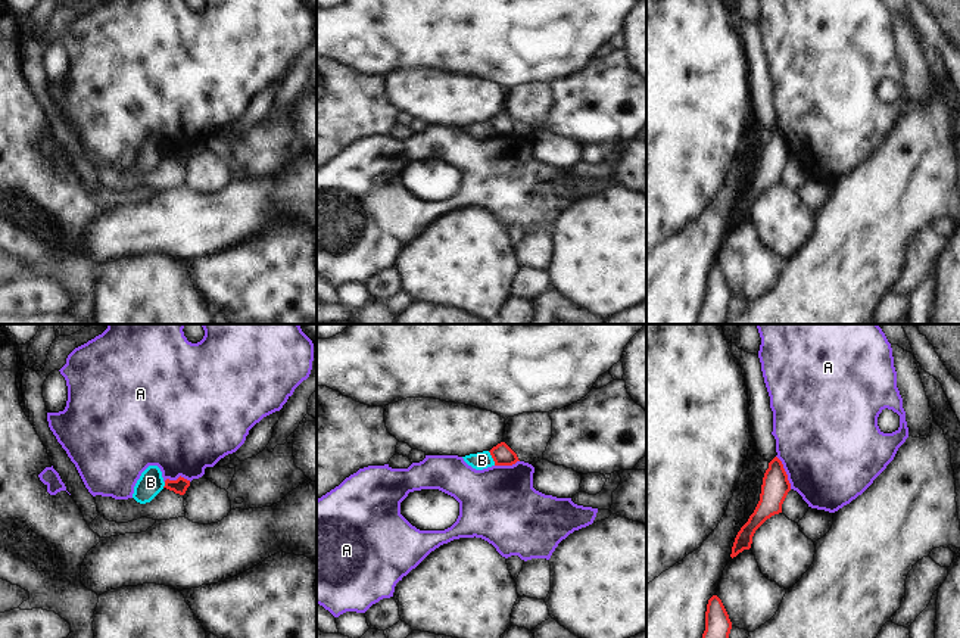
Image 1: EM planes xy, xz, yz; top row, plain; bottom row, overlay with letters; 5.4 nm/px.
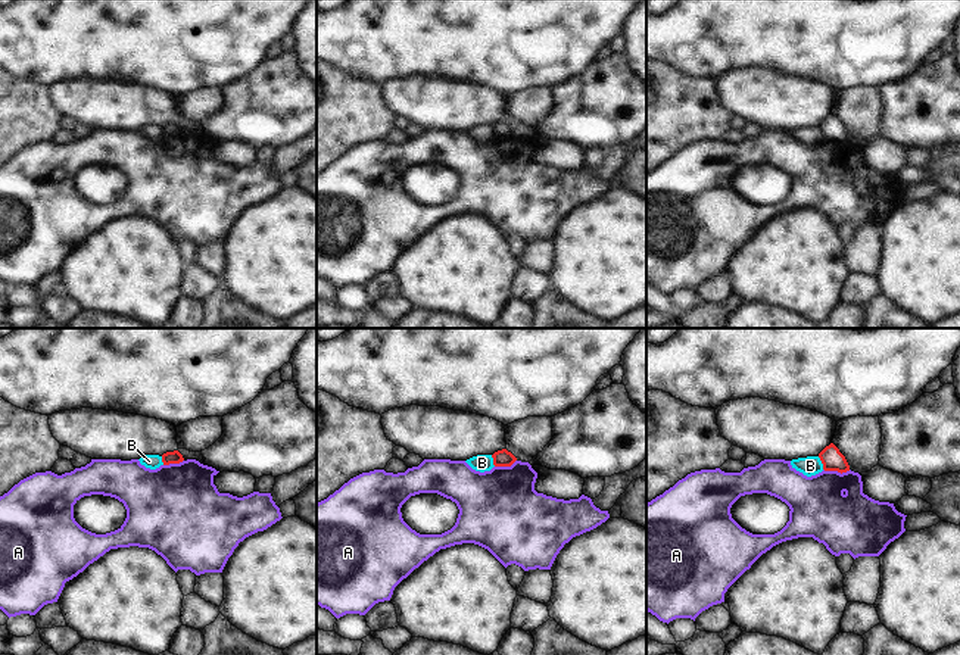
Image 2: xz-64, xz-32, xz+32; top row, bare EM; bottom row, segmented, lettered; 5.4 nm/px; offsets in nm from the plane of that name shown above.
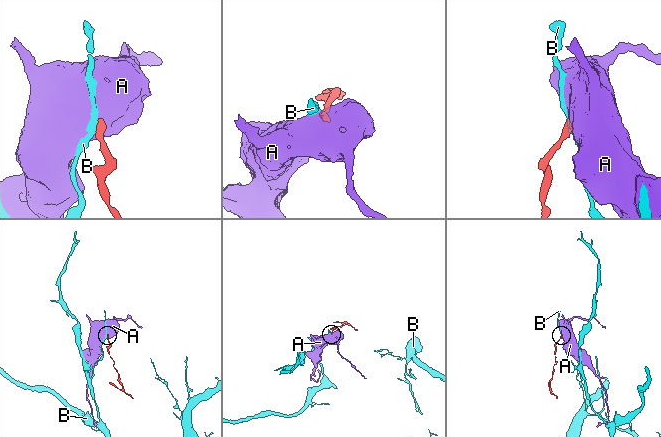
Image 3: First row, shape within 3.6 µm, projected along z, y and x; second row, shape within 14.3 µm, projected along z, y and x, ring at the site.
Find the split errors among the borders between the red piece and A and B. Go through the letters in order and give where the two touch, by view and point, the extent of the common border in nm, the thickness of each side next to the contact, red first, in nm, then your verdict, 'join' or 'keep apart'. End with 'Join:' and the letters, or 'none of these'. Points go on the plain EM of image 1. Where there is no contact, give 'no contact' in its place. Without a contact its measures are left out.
A: yz (785, 142) | 200 nm | 150/500 nm | keep apart
B: xz (492, 127) | 90 nm | 110/100 nm | keep apart
Join: none of these

